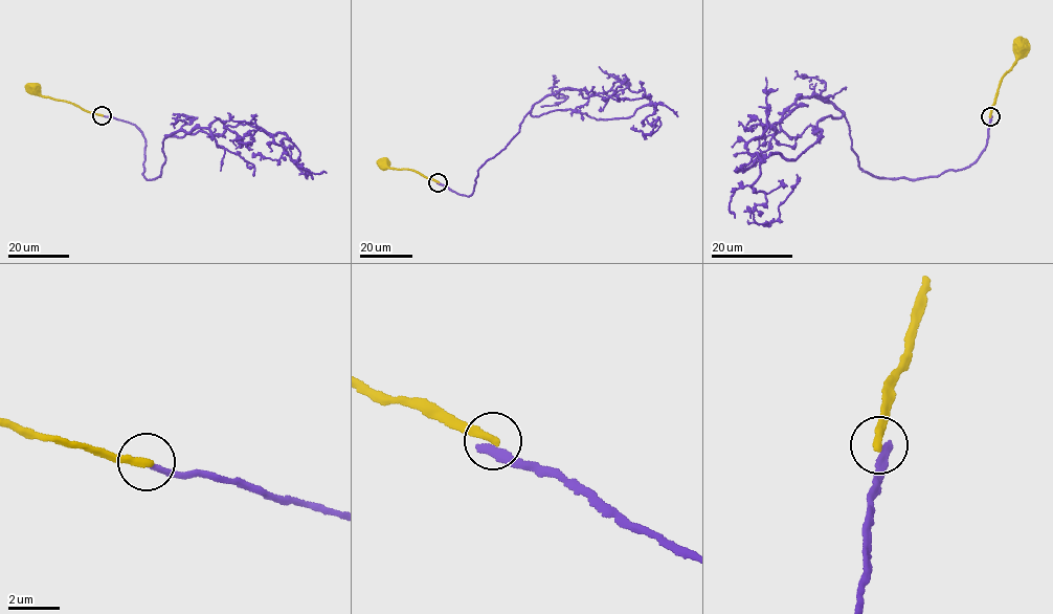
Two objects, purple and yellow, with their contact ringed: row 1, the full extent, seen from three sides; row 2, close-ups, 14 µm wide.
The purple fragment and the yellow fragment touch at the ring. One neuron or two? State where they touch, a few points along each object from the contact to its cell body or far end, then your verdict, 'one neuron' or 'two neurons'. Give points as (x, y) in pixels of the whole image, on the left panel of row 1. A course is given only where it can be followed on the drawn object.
place (102, 115); course purple (102, 115), (140, 129), (148, 179), (161, 174), (165, 137), (239, 124), (287, 135), (307, 178), (281, 139); course yellow (102, 114), (34, 94), (32, 90); two neurons

